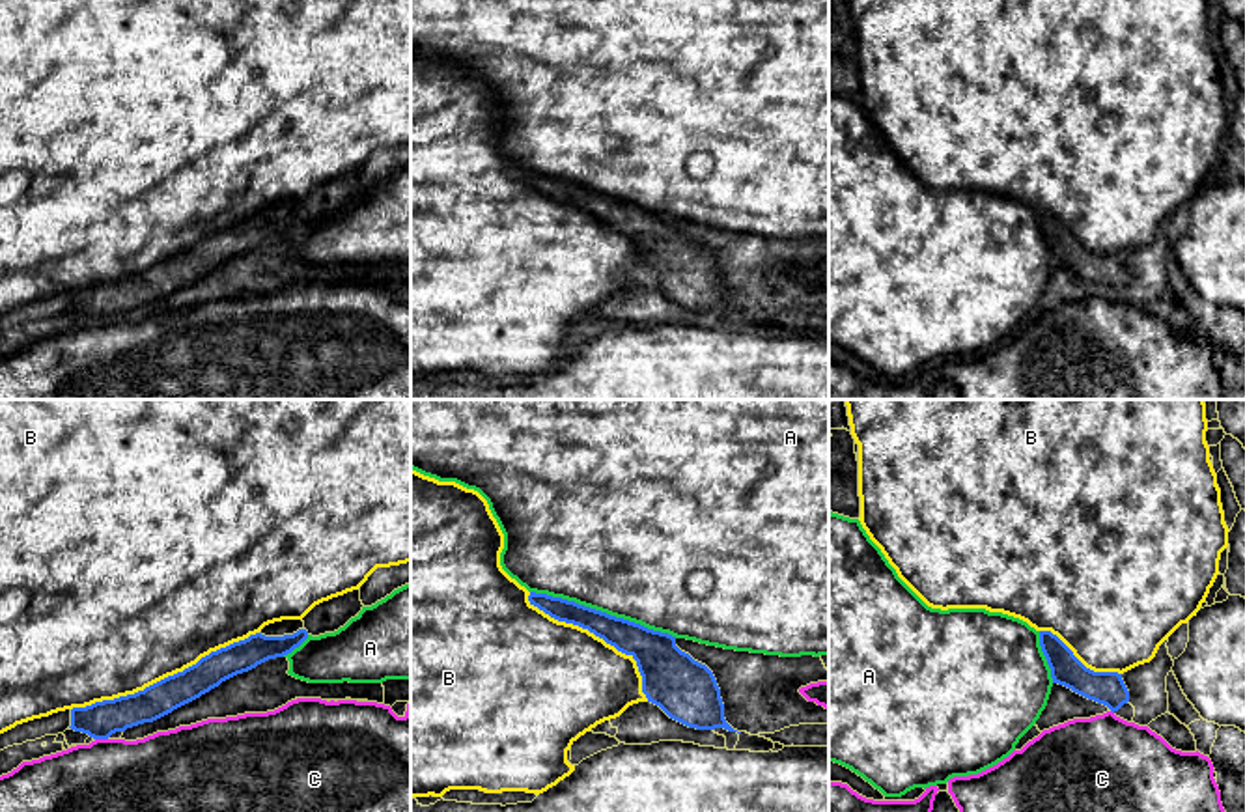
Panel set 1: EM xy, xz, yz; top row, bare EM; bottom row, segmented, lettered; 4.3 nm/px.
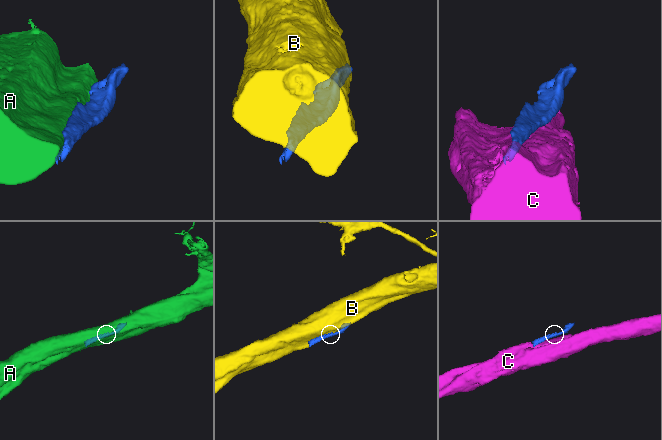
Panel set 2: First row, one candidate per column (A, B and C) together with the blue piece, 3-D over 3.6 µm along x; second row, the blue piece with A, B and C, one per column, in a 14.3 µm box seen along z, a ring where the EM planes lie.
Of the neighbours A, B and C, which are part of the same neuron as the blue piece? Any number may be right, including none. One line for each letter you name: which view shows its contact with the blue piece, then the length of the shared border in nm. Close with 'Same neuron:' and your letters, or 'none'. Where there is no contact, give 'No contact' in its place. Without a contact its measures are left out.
Same neuron: none

